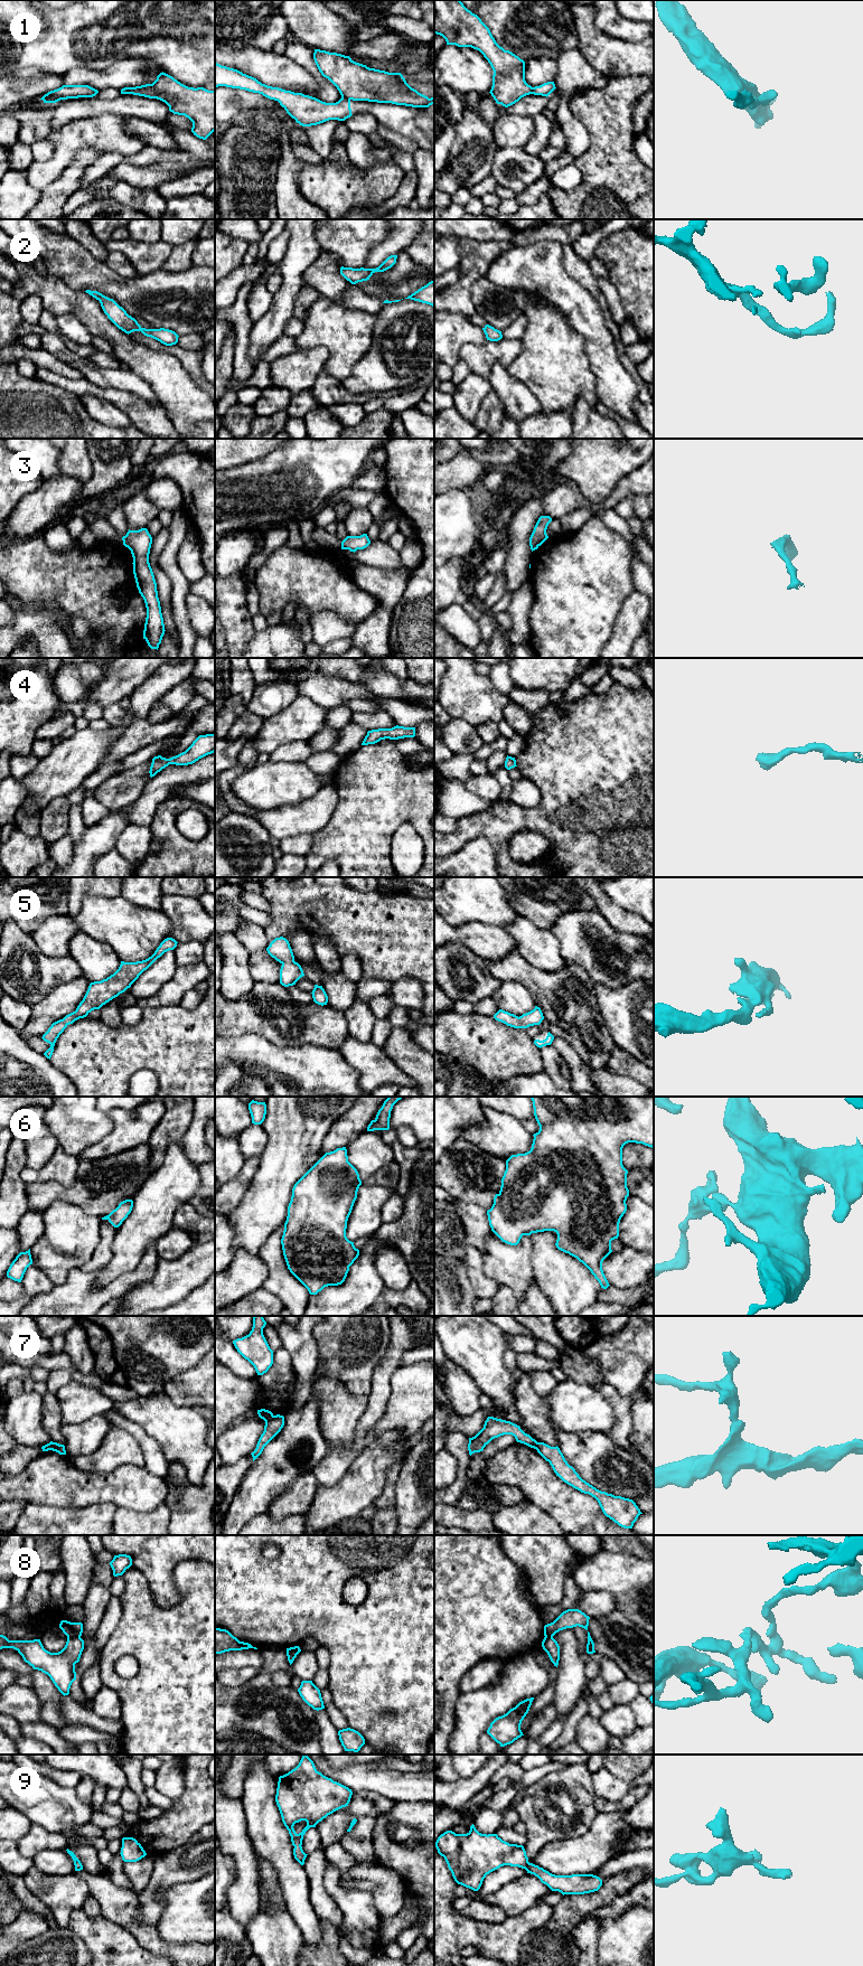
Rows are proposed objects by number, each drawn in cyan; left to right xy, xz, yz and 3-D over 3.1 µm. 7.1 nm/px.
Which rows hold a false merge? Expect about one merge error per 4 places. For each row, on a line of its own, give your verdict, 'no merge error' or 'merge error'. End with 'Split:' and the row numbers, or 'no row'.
1: merge error
2: no merge error
3: no merge error
4: no merge error
5: no merge error
6: no merge error
7: merge error
8: merge error
9: no merge error
Split: 1, 7, 8

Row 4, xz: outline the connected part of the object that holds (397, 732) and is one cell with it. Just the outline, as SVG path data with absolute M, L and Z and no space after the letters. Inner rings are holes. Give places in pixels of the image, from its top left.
M394 726L392 728L378 728L367 732L362 745L375 744L381 740L398 740L404 737L414 737L415 727Z

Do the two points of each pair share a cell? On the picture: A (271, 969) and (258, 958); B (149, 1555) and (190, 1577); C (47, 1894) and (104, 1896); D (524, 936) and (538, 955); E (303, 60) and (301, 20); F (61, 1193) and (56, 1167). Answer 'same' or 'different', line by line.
A: same
B: different
C: different
D: same
E: different
F: different

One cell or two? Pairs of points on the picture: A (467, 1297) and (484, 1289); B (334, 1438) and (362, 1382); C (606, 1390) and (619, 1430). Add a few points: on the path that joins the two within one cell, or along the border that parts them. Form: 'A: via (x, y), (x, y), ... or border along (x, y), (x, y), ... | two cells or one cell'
A: border along (466, 1269), (466, 1276), (472, 1292), (477, 1297) | two cells
B: border along (334, 1380), (340, 1381), (353, 1394), (366, 1397) | two cells
C: via (616, 1400), (621, 1405), (621, 1420) | one cell

